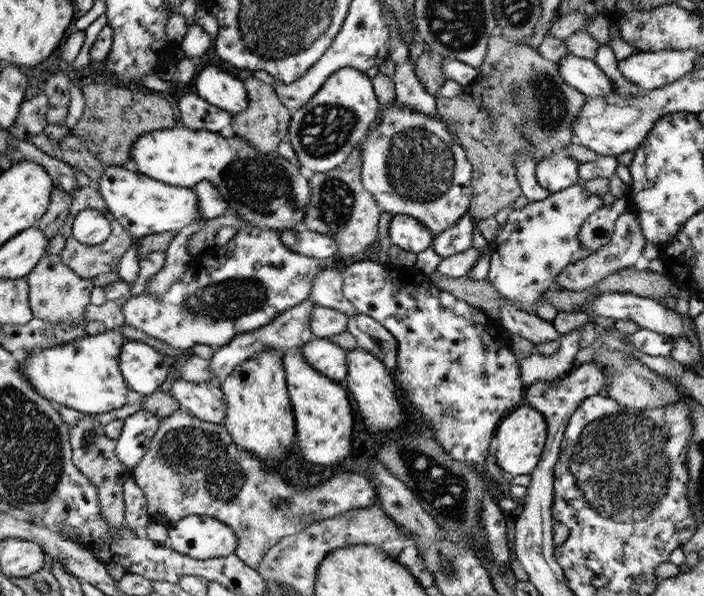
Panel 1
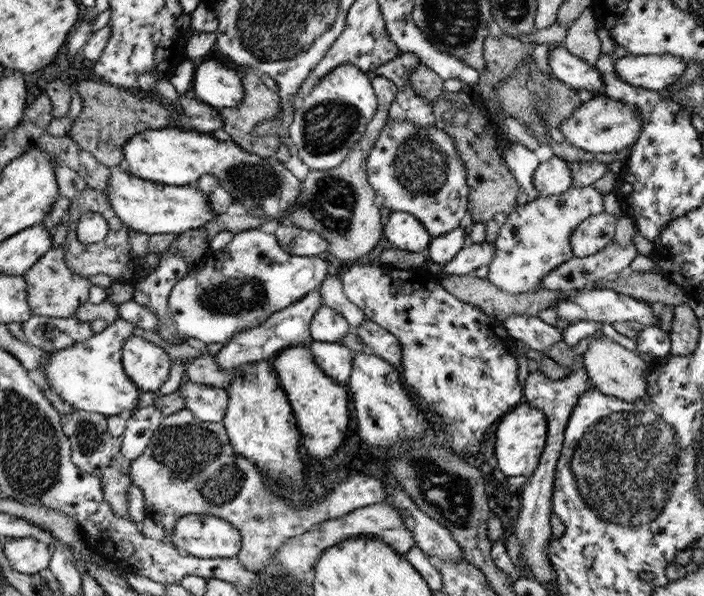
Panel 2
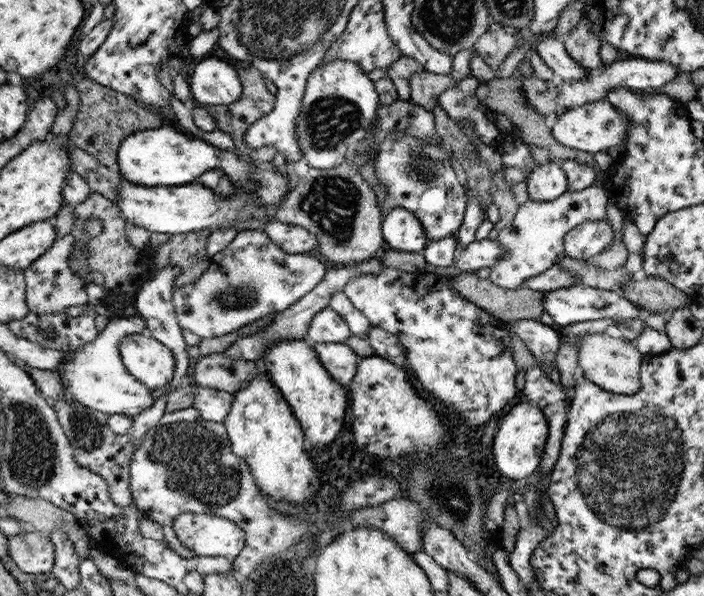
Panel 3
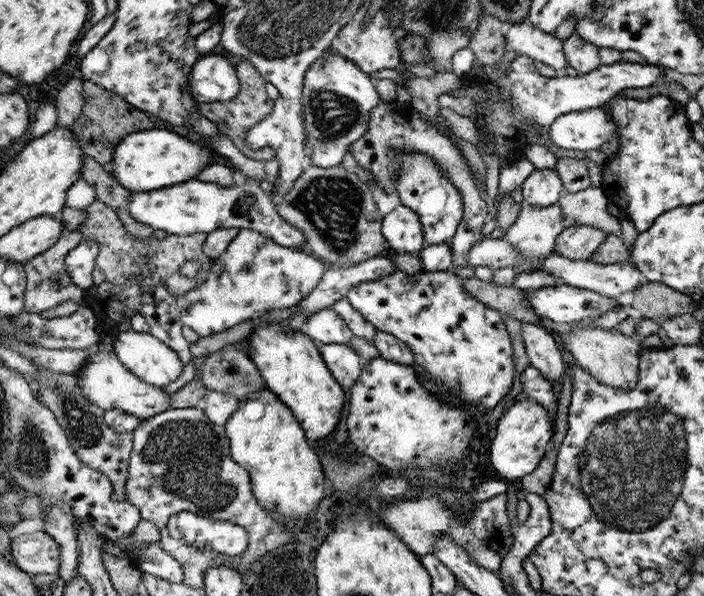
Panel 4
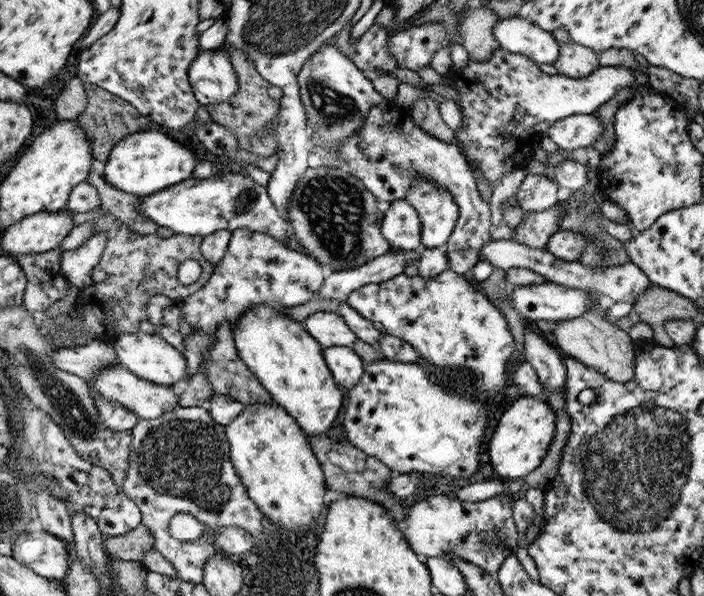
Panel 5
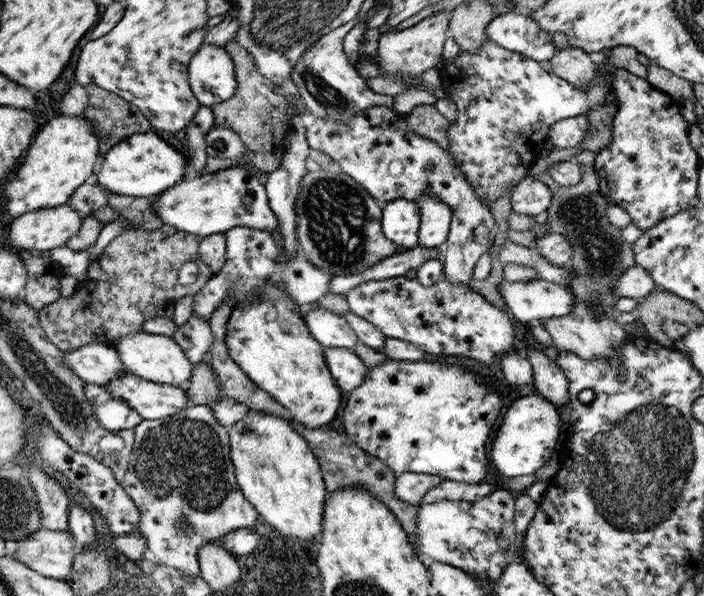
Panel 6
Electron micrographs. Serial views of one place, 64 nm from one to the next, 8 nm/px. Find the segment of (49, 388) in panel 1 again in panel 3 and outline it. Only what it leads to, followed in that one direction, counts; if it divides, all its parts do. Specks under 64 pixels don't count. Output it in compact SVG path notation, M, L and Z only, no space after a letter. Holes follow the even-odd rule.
M114 315L109 318L106 328L98 336L76 351L69 351L69 360L55 370L62 379L63 390L70 393L82 407L92 408L100 413L124 414L130 417L138 416L140 412L154 407L152 390L146 384L136 381L123 364L119 347L129 334L146 332L144 318L132 318Z

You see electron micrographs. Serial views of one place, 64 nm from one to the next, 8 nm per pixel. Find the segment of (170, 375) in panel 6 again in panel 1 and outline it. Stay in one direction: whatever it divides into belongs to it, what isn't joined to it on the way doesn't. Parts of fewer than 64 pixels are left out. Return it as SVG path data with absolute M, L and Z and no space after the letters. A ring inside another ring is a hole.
M128 341L121 349L120 370L123 380L132 392L142 396L153 394L162 382L166 382L172 366L170 358L156 352L148 344Z

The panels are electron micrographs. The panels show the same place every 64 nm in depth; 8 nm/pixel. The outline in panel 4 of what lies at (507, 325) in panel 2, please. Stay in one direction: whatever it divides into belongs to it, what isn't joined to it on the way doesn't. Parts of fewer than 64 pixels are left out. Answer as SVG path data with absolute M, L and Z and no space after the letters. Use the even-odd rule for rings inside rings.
M522 323L522 338L531 366L552 384L561 382L564 366L558 337L537 323Z

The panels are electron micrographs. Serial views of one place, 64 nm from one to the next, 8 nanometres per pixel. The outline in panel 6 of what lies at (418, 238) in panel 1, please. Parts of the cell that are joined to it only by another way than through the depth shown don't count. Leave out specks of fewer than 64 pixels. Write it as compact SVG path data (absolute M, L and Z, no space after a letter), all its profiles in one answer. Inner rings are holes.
M394 199L382 205L382 232L403 250L418 245L420 223L420 208L412 200Z

